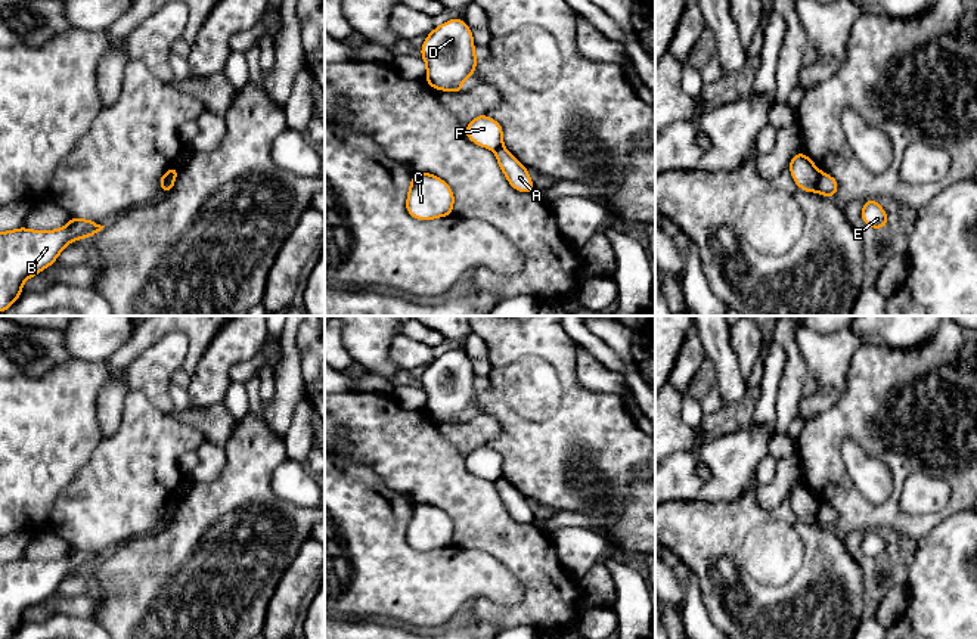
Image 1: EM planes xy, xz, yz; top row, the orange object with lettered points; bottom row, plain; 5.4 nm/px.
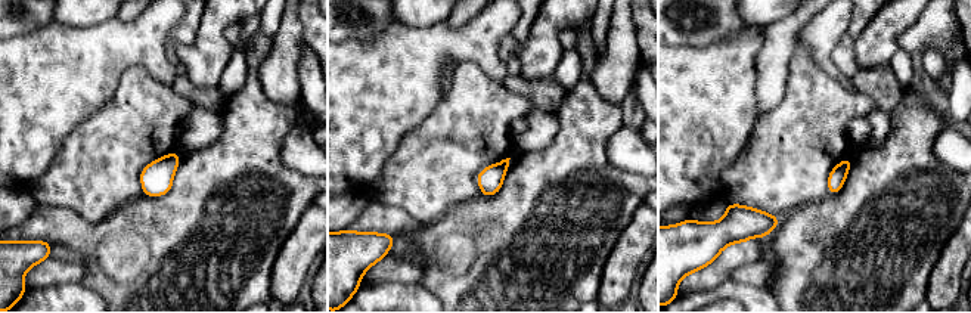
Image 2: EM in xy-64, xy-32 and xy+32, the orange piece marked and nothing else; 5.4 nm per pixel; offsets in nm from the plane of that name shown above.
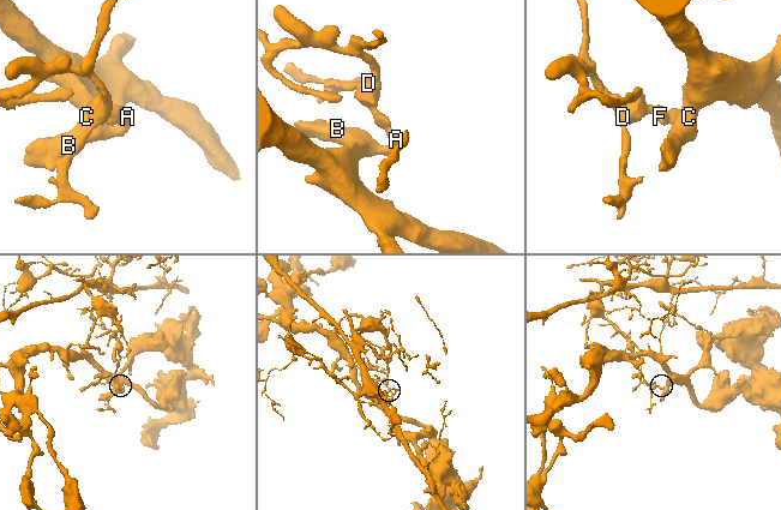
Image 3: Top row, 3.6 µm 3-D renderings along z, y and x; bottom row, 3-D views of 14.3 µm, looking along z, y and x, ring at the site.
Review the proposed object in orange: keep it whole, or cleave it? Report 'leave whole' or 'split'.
split

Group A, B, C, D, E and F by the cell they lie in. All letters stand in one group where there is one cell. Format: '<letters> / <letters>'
A B C E / D F

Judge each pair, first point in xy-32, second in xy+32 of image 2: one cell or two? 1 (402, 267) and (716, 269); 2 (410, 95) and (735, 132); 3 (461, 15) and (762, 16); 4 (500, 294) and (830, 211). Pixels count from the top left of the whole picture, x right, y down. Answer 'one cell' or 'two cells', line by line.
1: two cells
2: one cell
3: two cells
4: one cell

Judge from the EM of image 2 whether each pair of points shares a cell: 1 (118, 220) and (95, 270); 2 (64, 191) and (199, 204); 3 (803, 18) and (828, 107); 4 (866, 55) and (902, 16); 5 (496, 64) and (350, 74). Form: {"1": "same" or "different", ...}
{"1": "same", "2": "different", "3": "different", "4": "same", "5": "same"}

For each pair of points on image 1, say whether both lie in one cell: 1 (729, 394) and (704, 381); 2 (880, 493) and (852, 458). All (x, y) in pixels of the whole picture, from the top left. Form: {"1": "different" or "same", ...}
{"1": "different", "2": "same"}

